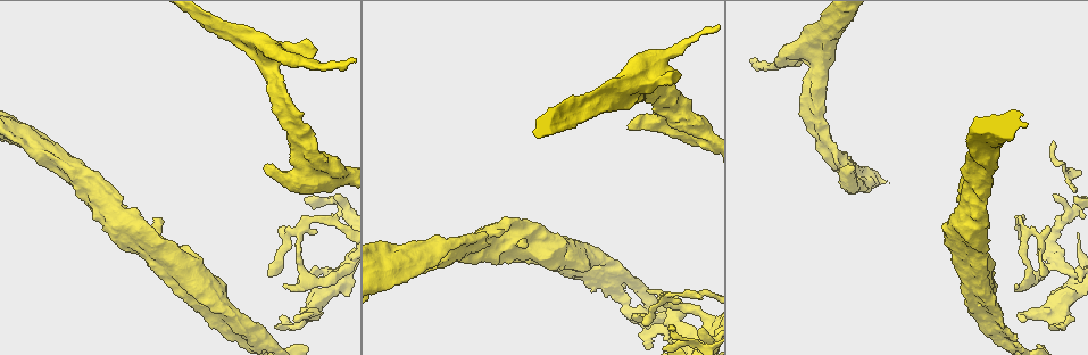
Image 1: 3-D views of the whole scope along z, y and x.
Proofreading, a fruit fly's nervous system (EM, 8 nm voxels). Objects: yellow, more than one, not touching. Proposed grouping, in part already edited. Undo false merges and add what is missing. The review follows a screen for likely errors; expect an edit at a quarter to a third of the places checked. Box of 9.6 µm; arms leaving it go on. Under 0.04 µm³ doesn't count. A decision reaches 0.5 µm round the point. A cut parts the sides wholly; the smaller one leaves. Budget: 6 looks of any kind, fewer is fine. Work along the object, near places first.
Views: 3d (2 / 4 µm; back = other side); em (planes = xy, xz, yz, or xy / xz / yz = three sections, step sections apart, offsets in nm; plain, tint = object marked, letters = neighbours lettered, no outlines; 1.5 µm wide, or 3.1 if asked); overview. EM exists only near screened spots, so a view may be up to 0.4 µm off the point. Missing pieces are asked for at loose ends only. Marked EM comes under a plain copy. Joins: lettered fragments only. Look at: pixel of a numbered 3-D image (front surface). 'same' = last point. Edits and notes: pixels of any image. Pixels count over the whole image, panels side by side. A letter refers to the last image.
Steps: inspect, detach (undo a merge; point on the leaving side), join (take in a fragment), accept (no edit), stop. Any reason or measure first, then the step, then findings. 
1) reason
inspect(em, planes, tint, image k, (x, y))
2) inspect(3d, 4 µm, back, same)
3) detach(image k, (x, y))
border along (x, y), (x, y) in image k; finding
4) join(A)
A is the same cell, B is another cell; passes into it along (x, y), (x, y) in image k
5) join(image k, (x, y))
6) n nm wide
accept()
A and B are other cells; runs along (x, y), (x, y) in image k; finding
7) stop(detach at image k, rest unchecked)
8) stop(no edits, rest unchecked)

abrupt turn
inspect(em, planes, letters, image 1, (841, 162))

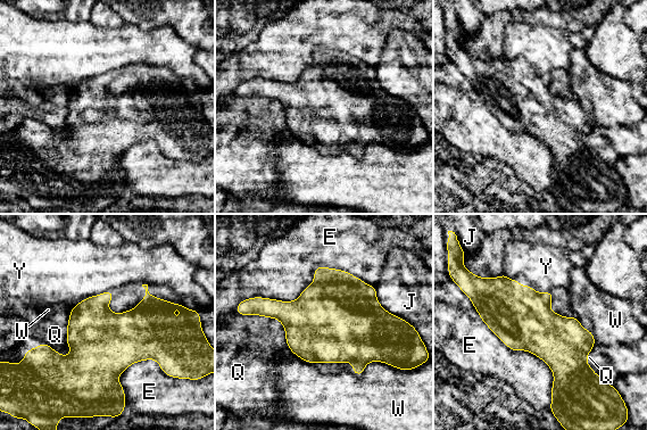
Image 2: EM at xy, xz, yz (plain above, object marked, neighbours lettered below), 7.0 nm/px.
accept()
E, J, Q, W and Y are other cells; border along (375, 286), (249, 298) in image 2; continuous, no second neuron

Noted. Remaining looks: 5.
free end
inspect(em, planes, letters, image 1, (606, 89))

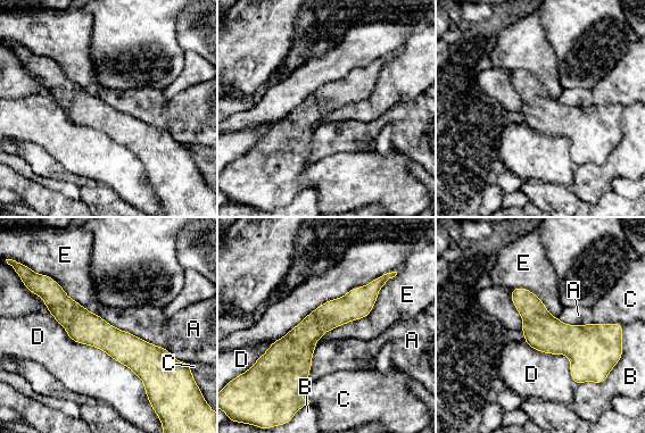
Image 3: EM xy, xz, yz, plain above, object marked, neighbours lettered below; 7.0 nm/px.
D touches over 900 nm
accept()
A, B, C, D and E are other cells; none of them fits

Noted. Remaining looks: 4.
abrupt turn
inspect(em, planes, tint, image 1, (1026, 235))

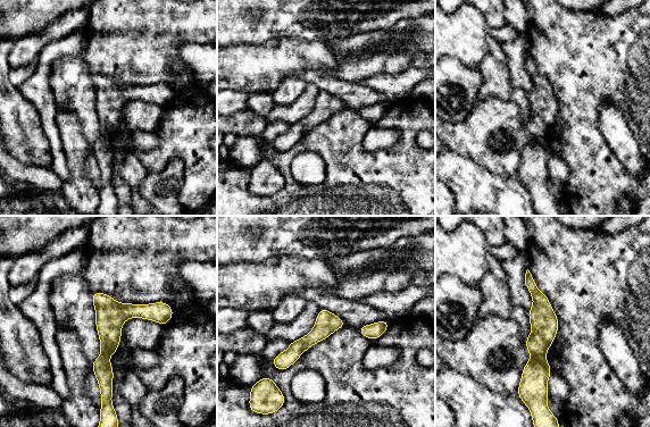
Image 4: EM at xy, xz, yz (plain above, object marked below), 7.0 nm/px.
what lies round it
inspect(em, planes, letters, same)

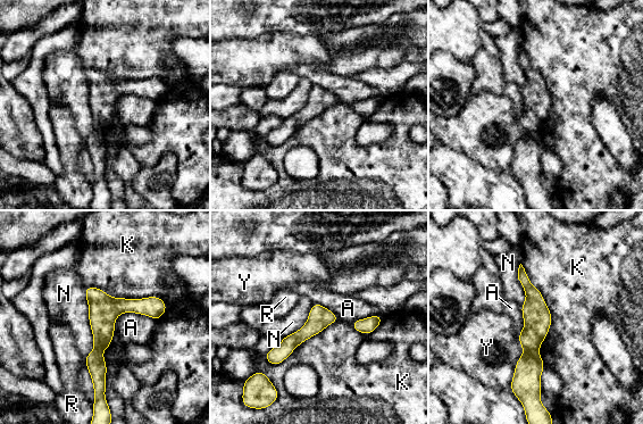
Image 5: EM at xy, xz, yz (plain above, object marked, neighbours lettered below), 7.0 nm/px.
160 nm wide
detach(image 5, (526, 381))
A, K, N, R and Y are other cells; border along (524, 349), (537, 351) in image 5; a second neuron is stuck on

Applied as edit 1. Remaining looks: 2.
stop(detach at image 5, rest unchecked)

